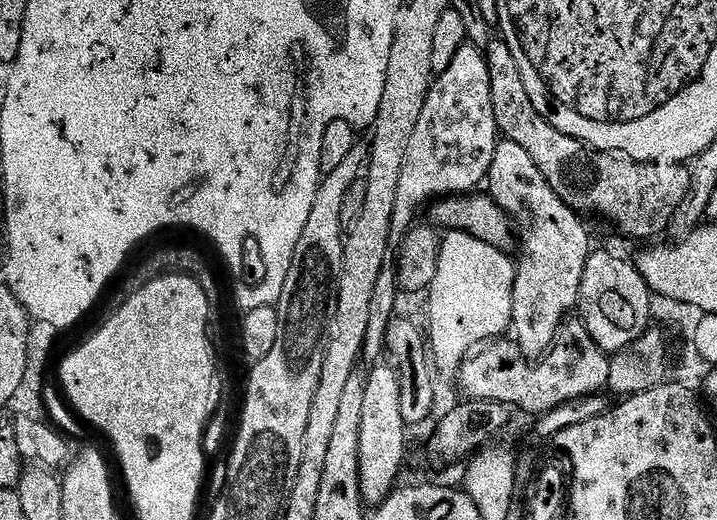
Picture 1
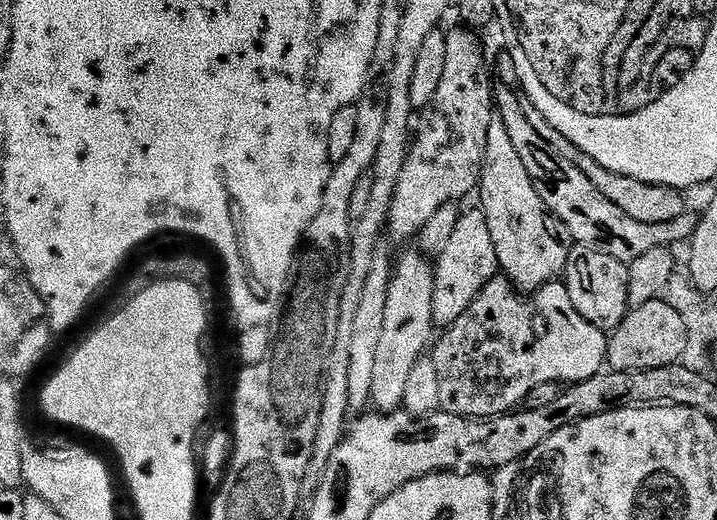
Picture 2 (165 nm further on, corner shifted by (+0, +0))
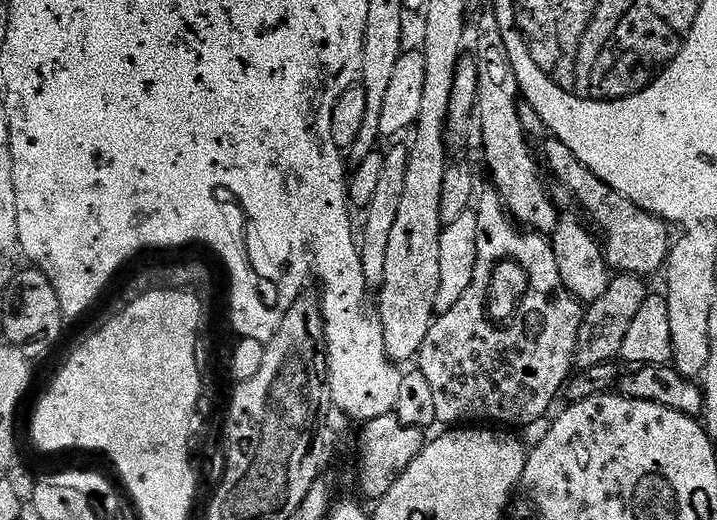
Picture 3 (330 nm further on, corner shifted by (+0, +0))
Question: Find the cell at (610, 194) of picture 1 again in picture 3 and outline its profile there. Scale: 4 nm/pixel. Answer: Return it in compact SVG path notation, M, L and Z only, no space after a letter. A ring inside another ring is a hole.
M555 138L543 141L546 168L556 175L561 188L567 188L571 192L573 201L584 207L584 212L600 227L602 237L603 254L607 260L609 269L616 274L627 274L648 278L651 272L656 272L665 267L670 251L670 239L668 240L669 225L660 217L642 210L634 202L630 202L622 194L618 194L594 170L590 170L578 158L574 158L574 150L566 146L566 142Z

